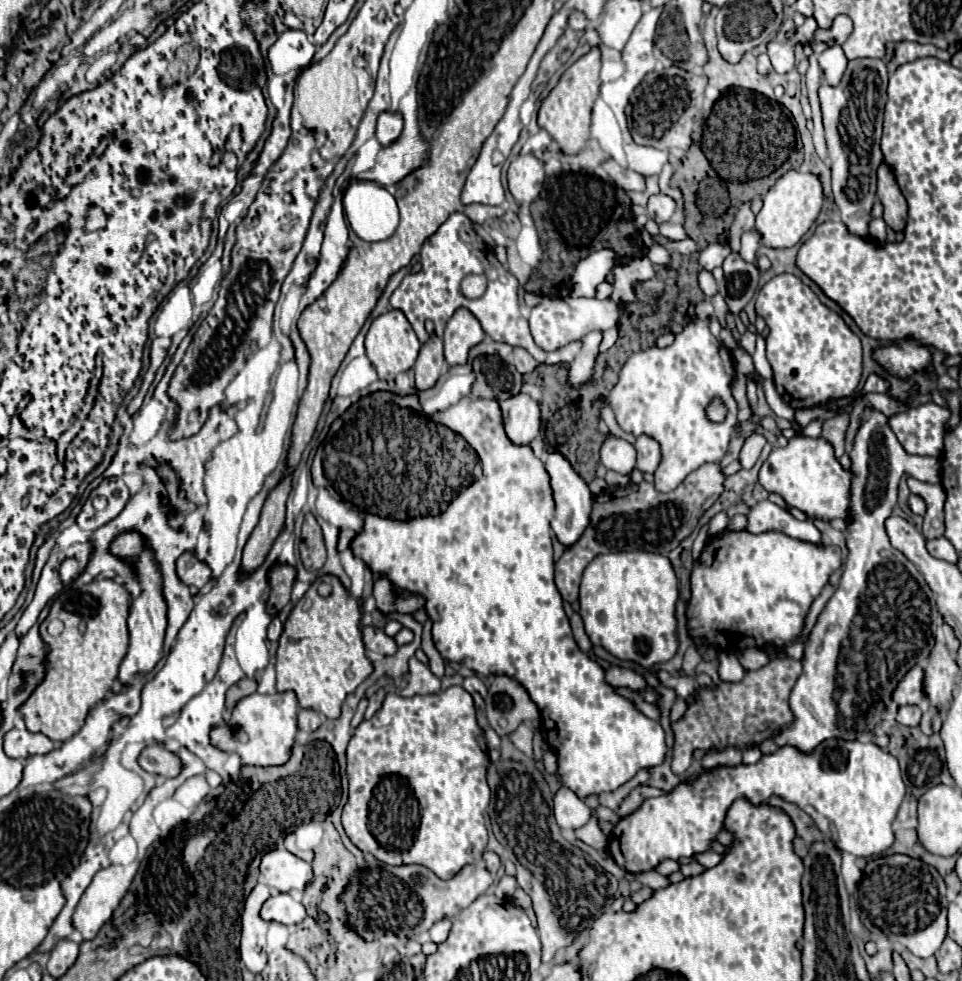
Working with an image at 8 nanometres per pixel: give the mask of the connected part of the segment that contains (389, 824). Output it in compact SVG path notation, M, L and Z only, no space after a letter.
M452 686L452 688L442 690L438 694L410 696L410 698L398 696L398 694L386 694L380 710L370 720L360 722L360 726L354 730L354 736L350 738L350 744L348 744L348 766L346 766L346 770L348 770L348 782L350 782L350 800L342 812L342 824L344 824L348 838L362 852L370 852L374 858L378 858L384 864L390 864L390 866L422 864L422 866L430 868L442 880L452 878L462 866L482 860L482 852L486 850L488 830L484 826L484 810L490 802L490 788L486 784L488 762L490 762L488 760L488 748L484 742L484 734L476 722L472 696L462 686Z

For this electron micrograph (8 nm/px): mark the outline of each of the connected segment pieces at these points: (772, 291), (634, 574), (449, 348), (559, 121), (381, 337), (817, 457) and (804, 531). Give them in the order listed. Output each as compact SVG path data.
M794 274L774 276L762 286L756 298L756 314L762 316L770 328L766 336L766 356L774 370L774 384L784 402L792 408L812 408L822 406L830 400L848 398L854 394L862 376L862 346L860 338L846 326L842 316L824 306L818 296Z
M640 550L600 554L586 566L580 584L580 616L590 642L642 668L662 664L676 654L676 600L678 580L670 560Z
M458 308L444 330L444 354L450 366L466 364L468 350L484 340L480 322L466 308Z
M592 48L586 56L576 60L560 78L560 82L552 88L552 92L542 100L538 110L538 126L544 128L558 148L564 154L578 154L590 136L590 112L592 104L598 98L600 88L600 50Z
M388 310L388 312L380 314L378 318L374 318L374 322L366 334L366 356L374 364L380 380L392 382L396 378L396 374L410 370L416 362L418 350L420 350L420 342L416 338L410 322L406 322L406 316L402 314L402 310Z
M796 436L786 448L776 448L760 468L760 484L768 492L780 494L788 506L822 520L848 520L850 472L844 472L834 458L832 446L822 438Z
M762 500L750 510L746 530L752 532L752 534L776 530L776 532L784 532L784 534L798 538L798 540L808 540L808 542L814 542L814 544L822 542L820 532L816 530L812 520L800 522L788 510L772 504L770 500Z

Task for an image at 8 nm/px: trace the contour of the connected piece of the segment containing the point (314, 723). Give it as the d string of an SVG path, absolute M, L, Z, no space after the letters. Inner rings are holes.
M300 710L298 712L298 728L306 732L314 732L322 724L322 716L316 710Z

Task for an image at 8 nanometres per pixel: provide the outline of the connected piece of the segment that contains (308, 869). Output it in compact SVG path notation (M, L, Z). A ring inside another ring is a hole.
M274 848L262 856L260 876L266 886L280 892L302 892L312 880L312 866L284 848Z

